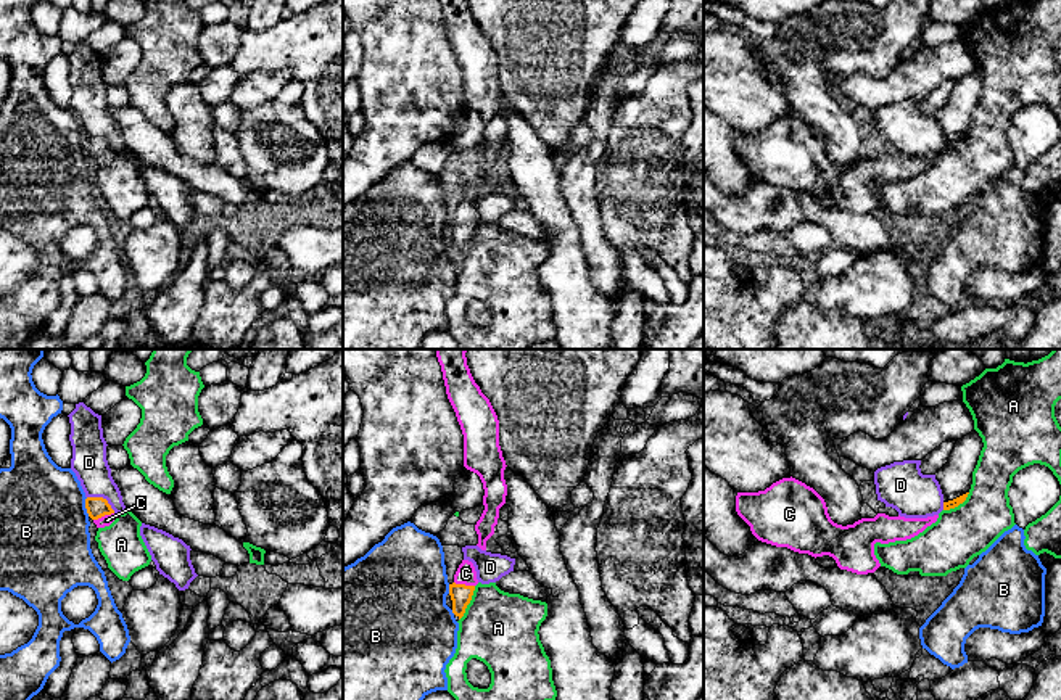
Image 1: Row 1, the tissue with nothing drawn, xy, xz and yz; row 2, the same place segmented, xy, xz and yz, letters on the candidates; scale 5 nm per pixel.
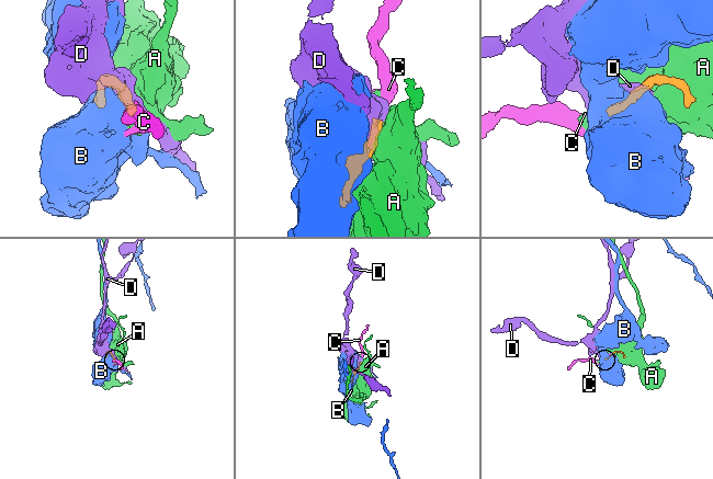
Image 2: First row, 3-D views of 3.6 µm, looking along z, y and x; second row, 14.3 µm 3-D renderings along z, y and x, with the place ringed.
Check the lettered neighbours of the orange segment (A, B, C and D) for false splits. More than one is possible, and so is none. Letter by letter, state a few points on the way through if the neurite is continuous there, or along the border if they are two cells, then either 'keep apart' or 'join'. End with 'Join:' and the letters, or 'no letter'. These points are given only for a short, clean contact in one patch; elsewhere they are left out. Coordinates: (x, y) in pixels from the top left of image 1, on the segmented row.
A: keep apart
B: along xy (86, 498), (86, 512), (89, 515) | keep apart
C: across xy (97, 507), (103, 515), (107, 520) | join
D: keep apart
Join: C

